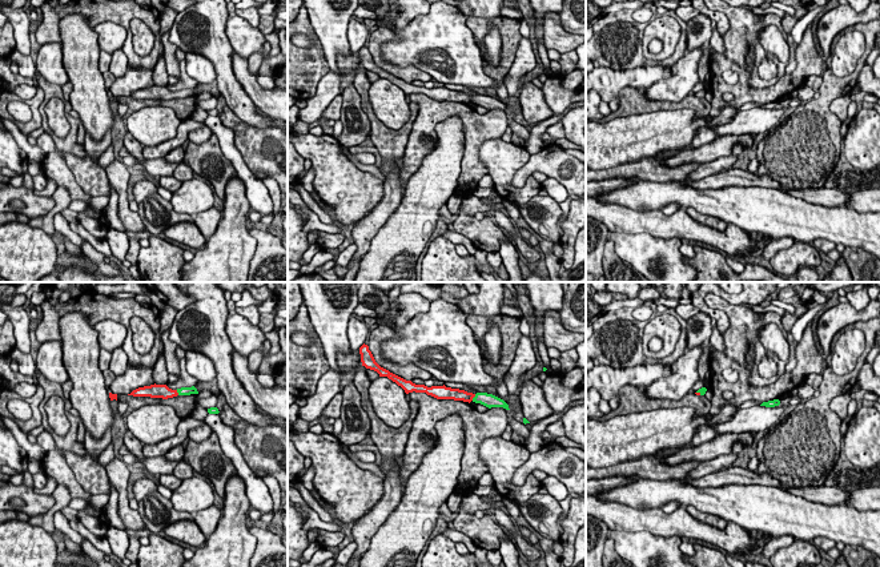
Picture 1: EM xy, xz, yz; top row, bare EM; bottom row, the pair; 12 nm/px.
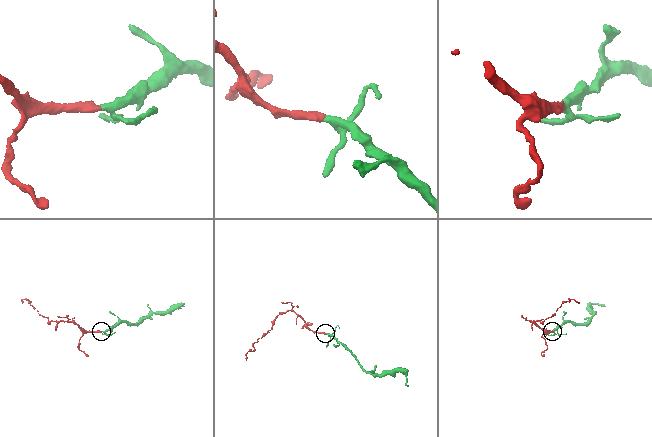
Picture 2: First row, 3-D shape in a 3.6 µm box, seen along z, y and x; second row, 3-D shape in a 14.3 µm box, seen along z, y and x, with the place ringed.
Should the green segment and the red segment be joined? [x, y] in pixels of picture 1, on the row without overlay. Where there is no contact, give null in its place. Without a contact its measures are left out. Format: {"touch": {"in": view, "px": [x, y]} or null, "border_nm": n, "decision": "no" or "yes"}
{"touch": {"in": "xz", "px": [474, 99]}, "border_nm": 100, "decision": "yes"}

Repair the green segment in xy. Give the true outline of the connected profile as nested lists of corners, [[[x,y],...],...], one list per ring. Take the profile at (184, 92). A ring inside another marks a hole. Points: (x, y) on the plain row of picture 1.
[[[154,85],[150,88],[138,89],[128,97],[168,101],[168,100],[173,100],[177,97],[190,97],[190,96],[198,96],[198,93],[194,88],[172,92],[166,87],[156,87]]]

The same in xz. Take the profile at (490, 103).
[[[365,45],[359,49],[359,56],[361,56],[362,68],[377,73],[379,76],[379,79],[387,79],[389,81],[395,84],[398,88],[401,88],[406,96],[413,94],[413,93],[426,94],[427,97],[431,97],[437,101],[454,101],[454,102],[463,102],[463,104],[469,104],[469,105],[473,102],[473,104],[481,105],[489,110],[503,109],[506,112],[510,112],[509,106],[503,101],[501,101],[493,96],[487,96],[487,94],[473,96],[473,94],[467,94],[465,92],[446,89],[445,87],[427,89],[425,87],[415,87],[411,83],[406,83],[406,81],[390,75],[389,72],[381,69],[375,64],[371,53],[369,52],[369,48]]]

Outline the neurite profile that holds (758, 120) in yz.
[[[756,106],[748,110],[739,110],[731,122],[716,125],[712,130],[719,136],[766,133],[781,122],[783,114],[784,109],[781,106],[775,109]]]

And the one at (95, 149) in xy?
[[[107,132],[105,136],[96,141],[91,137],[89,133],[85,133],[85,152],[89,154],[92,160],[100,158],[100,156],[107,150],[107,148],[112,144],[112,134]]]

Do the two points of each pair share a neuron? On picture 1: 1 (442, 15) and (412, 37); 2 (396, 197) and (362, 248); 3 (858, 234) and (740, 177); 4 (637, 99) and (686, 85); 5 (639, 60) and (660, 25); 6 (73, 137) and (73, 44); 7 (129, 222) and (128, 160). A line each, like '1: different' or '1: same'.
1: same
2: same
3: different
4: different
5: different
6: different
7: different

